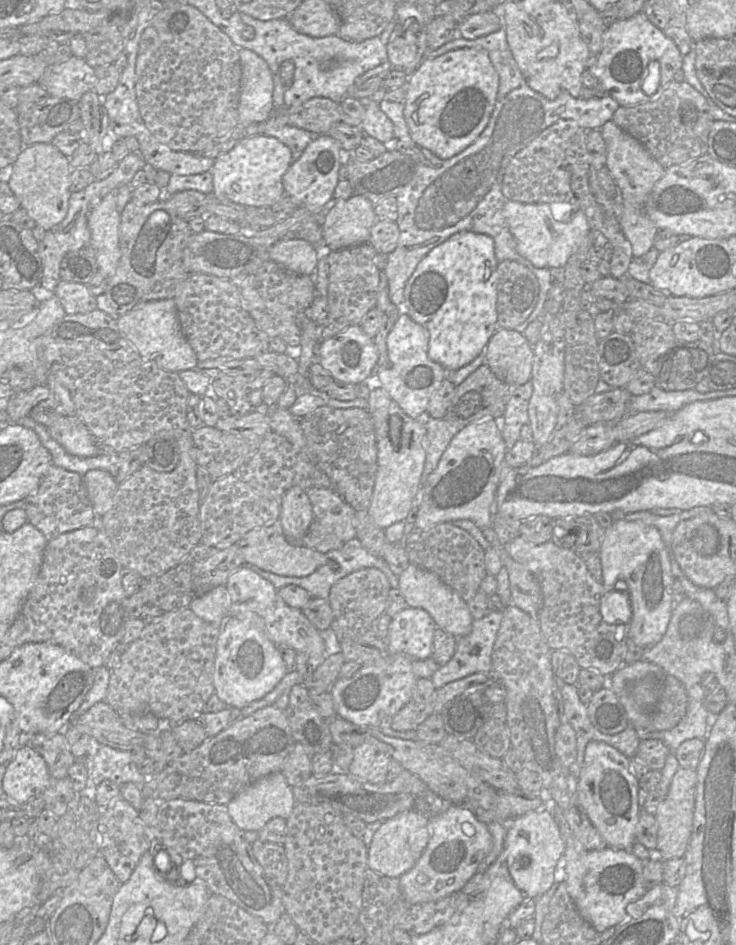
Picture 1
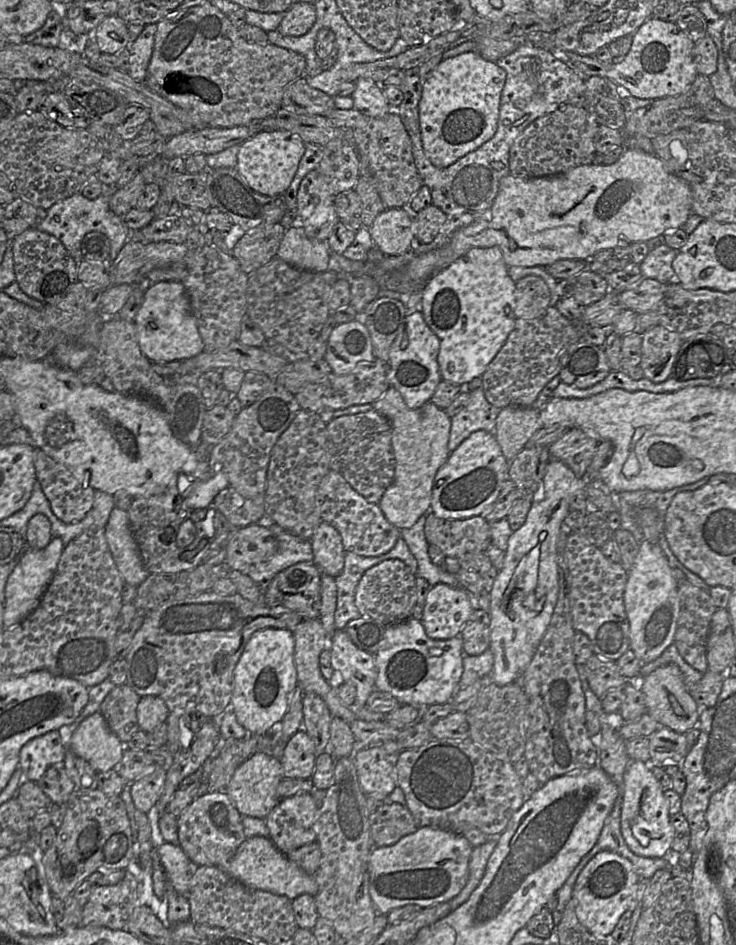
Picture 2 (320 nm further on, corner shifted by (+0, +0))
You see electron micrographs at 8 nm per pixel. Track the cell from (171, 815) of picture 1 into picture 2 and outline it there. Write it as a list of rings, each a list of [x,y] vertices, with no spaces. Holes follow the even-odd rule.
[[[225,791],[209,792],[196,798],[177,817],[178,845],[195,866],[224,867],[247,838],[242,815]]]

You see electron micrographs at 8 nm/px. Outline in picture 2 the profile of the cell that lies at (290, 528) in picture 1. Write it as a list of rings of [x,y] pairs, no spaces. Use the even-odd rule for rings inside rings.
[[[322,521],[316,527],[310,543],[314,556],[313,562],[320,572],[333,578],[340,575],[344,568],[346,551],[339,532]]]

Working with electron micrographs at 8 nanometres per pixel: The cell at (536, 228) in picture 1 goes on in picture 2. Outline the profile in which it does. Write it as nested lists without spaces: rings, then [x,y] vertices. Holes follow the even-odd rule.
[[[624,147],[618,160],[610,165],[593,163],[573,167],[563,173],[523,178],[510,174],[499,182],[491,207],[471,224],[456,230],[450,242],[417,255],[403,272],[414,281],[428,281],[471,248],[498,247],[507,267],[547,267],[561,259],[587,260],[597,251],[619,245],[646,242],[681,227],[692,213],[692,191],[679,176],[667,171],[661,159],[637,147]]]

